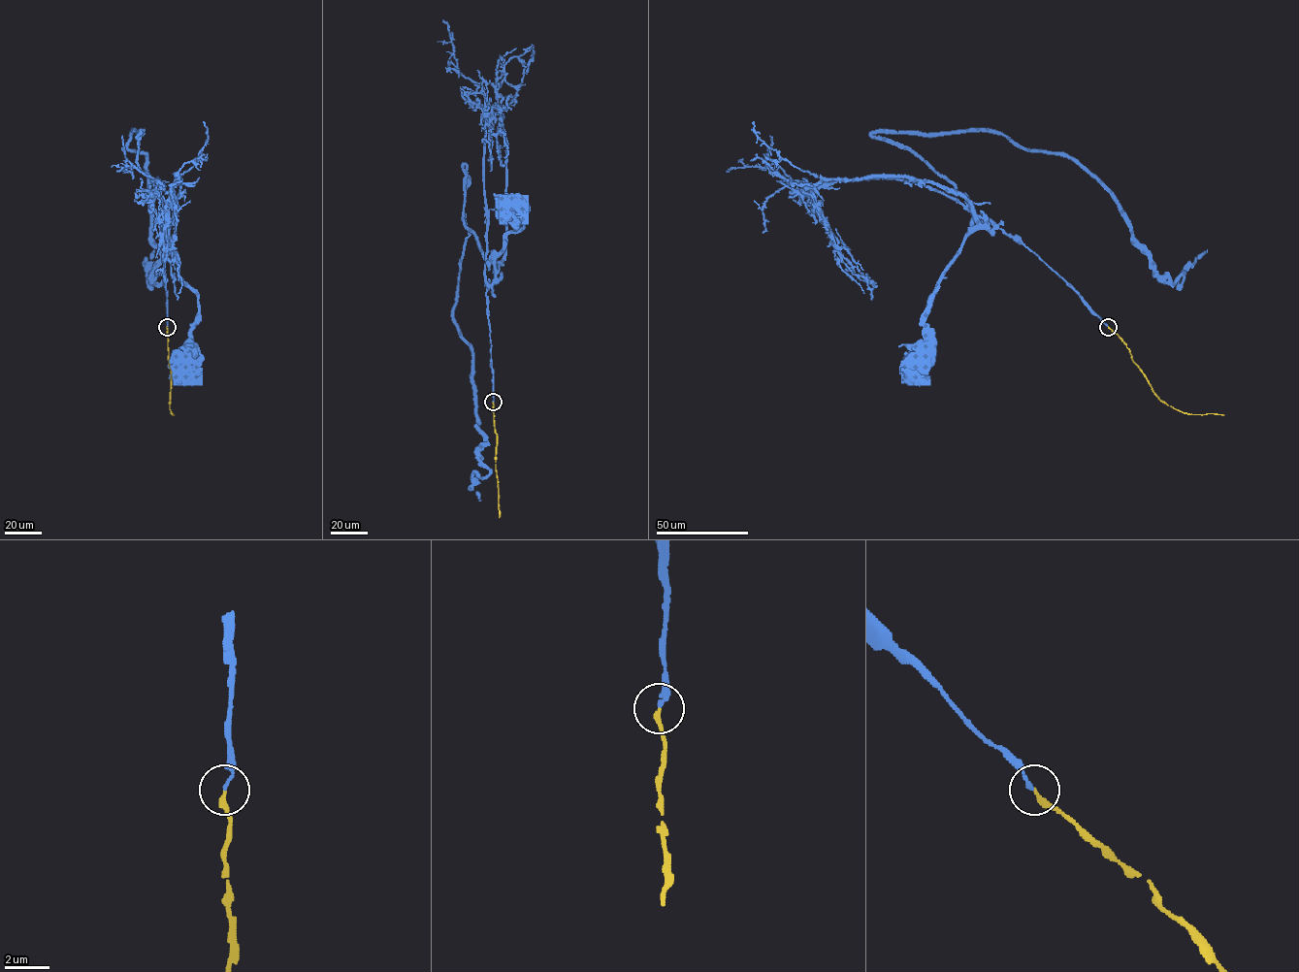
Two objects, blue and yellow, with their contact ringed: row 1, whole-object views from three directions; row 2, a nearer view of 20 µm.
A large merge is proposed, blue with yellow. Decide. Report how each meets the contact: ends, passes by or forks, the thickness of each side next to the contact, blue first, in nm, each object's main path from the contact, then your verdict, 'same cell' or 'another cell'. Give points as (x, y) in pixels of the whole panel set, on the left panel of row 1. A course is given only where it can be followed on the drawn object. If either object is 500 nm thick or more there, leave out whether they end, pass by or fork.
blue ends | yellow ends | 130/200 nm | blue via (167, 327), (160, 222), (165, 234), (169, 229), (178, 275), (197, 295), (199, 321), (181, 348), (186, 362) | yellow via (167, 327), (171, 373), (169, 406), (174, 415) | same cell

